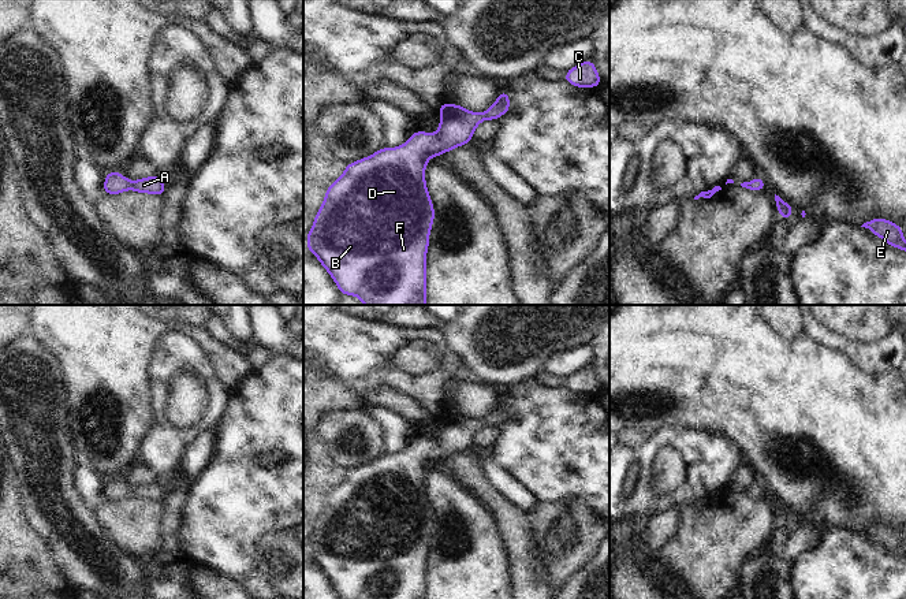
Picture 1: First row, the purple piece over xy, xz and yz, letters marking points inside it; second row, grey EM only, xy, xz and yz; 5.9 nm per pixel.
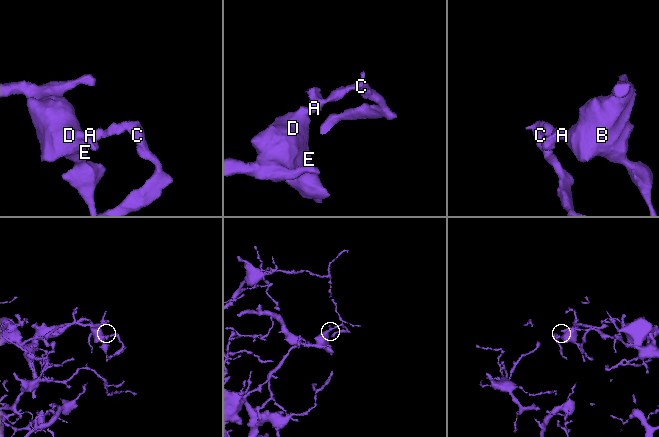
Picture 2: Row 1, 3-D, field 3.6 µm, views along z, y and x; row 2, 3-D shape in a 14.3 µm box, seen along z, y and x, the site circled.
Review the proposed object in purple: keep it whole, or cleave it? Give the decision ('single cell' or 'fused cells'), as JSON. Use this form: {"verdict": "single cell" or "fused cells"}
{"verdict": "single cell"}

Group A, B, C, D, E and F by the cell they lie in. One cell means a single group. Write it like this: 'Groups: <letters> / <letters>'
Groups: A B C D E F

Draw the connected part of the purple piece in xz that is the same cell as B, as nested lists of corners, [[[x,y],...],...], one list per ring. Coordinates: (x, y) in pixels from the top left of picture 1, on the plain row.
[[[500,397],[500,401],[495,410],[489,413],[485,418],[470,418],[465,416],[463,413],[458,412],[456,409],[450,412],[447,409],[439,410],[440,416],[440,432],[436,440],[429,440],[426,438],[414,438],[413,442],[407,449],[398,454],[381,454],[376,460],[357,466],[354,469],[350,469],[346,472],[343,481],[331,490],[328,495],[325,496],[325,506],[321,510],[316,524],[314,529],[307,540],[306,544],[306,553],[307,555],[318,565],[321,572],[328,577],[328,580],[335,587],[338,595],[340,599],[426,599],[426,587],[425,587],[425,578],[426,578],[426,557],[429,554],[429,539],[432,536],[432,529],[435,527],[435,516],[433,509],[430,506],[430,502],[426,495],[425,488],[425,473],[429,465],[433,462],[441,462],[444,458],[450,458],[456,453],[467,451],[470,446],[473,444],[474,435],[485,425],[488,427],[496,427],[502,421],[507,420],[510,417],[510,403],[507,397]]]

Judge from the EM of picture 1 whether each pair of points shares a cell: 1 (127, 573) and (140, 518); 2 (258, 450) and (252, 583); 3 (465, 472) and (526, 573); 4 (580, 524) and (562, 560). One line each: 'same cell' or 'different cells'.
1: different cells
2: different cells
3: same cell
4: same cell

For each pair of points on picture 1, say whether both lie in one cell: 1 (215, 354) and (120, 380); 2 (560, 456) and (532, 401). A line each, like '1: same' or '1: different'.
1: same
2: same

